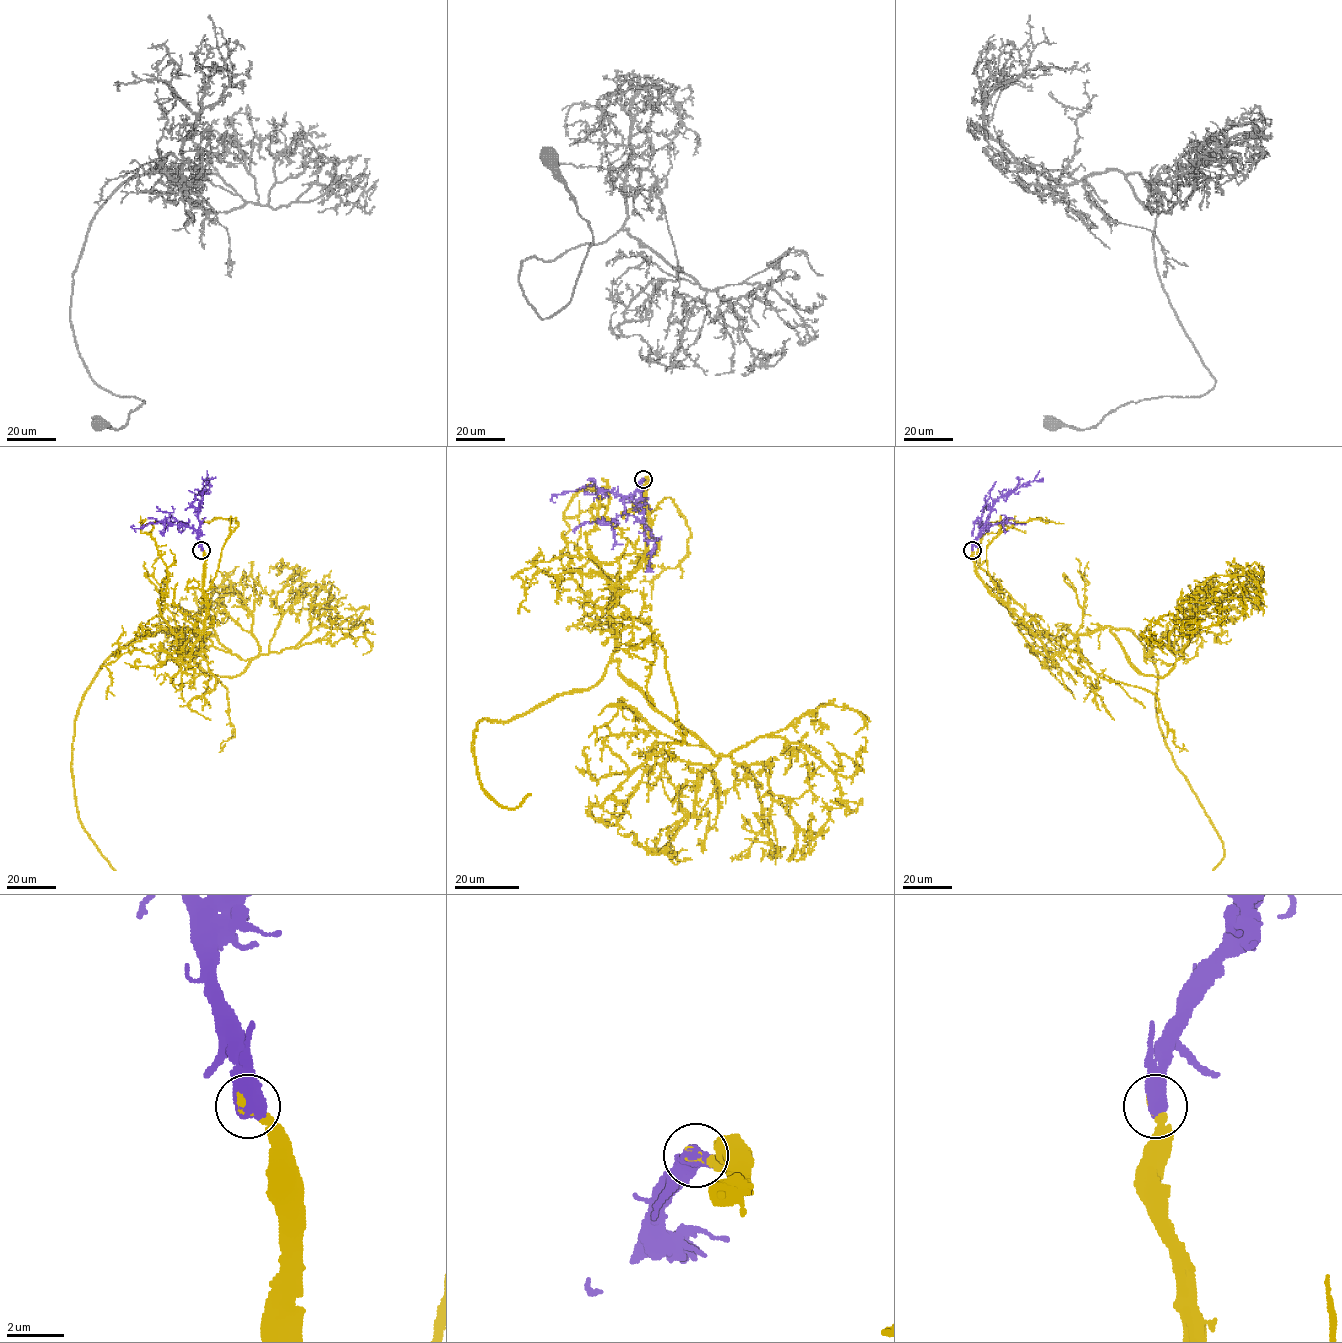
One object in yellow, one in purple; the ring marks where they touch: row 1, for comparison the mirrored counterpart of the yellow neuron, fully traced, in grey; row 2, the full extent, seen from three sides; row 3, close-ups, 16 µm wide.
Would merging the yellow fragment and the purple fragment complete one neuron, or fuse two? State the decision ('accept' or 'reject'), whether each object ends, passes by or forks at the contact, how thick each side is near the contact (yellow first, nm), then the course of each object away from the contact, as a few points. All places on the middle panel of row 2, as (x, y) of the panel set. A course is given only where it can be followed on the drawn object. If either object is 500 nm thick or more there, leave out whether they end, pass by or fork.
accept; calibres 240 and 750 nm; course yellow (642, 479), (647, 556), (614, 594), (616, 647), (605, 675), (475, 729), (480, 786), (508, 808), (530, 793); course purple (643, 479), (639, 483), (638, 502), (654, 542), (647, 568), (653, 572)

